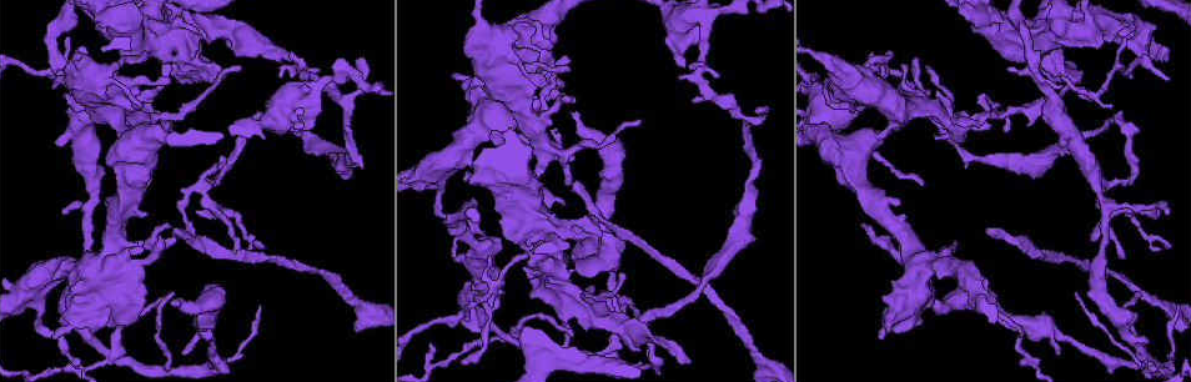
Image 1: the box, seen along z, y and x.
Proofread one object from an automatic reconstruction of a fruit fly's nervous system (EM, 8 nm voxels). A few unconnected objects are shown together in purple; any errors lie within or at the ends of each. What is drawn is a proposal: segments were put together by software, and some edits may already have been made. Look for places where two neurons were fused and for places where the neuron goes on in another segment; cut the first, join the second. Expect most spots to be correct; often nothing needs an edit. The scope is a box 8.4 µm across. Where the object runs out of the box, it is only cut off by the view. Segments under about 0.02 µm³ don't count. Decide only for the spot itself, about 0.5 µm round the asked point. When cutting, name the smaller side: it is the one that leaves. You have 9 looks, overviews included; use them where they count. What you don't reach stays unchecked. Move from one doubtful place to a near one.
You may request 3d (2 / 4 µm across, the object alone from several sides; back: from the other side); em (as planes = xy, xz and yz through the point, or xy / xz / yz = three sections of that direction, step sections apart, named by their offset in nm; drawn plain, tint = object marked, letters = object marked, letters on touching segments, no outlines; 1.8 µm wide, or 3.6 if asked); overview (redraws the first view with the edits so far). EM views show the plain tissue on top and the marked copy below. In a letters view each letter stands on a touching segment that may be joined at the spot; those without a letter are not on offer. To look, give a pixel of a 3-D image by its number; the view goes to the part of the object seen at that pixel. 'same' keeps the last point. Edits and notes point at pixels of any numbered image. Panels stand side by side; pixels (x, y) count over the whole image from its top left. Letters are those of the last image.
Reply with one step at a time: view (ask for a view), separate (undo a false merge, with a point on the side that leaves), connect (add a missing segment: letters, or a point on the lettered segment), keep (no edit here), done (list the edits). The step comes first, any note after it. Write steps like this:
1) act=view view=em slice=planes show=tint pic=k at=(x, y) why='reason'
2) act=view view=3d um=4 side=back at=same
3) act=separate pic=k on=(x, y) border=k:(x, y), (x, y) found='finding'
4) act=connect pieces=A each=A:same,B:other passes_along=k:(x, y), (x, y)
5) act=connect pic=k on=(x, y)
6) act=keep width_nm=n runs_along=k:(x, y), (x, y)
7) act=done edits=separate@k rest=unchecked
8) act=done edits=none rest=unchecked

act=view view=3d um=4 pic=1 at=(570, 111) why='end of a long branch'

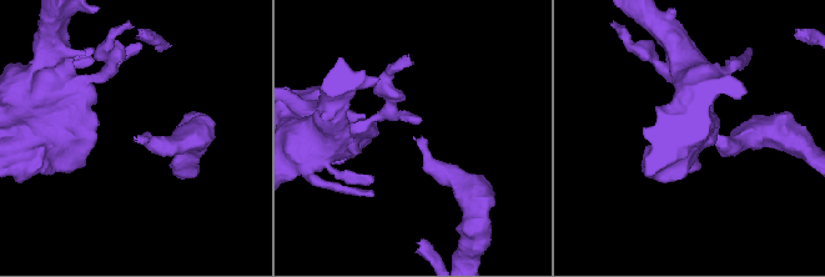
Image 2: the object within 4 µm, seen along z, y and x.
act=view view=em slice=planes show=letters pic=2 at=(414, 137) why='now the EM'

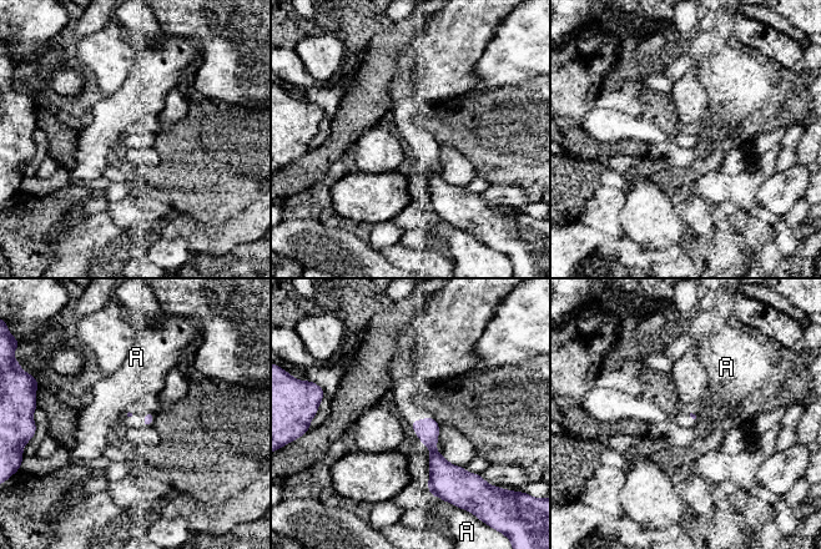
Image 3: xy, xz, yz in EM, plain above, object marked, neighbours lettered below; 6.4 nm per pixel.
act=keep each=A:other runs_along=3:(414, 423), (434, 457), (458, 476) found='no lettered segment goes on from it'

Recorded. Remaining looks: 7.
act=view view=em slice=xz step=16 show=tint pic=1 at=(950, 123) why='sudden change in width'

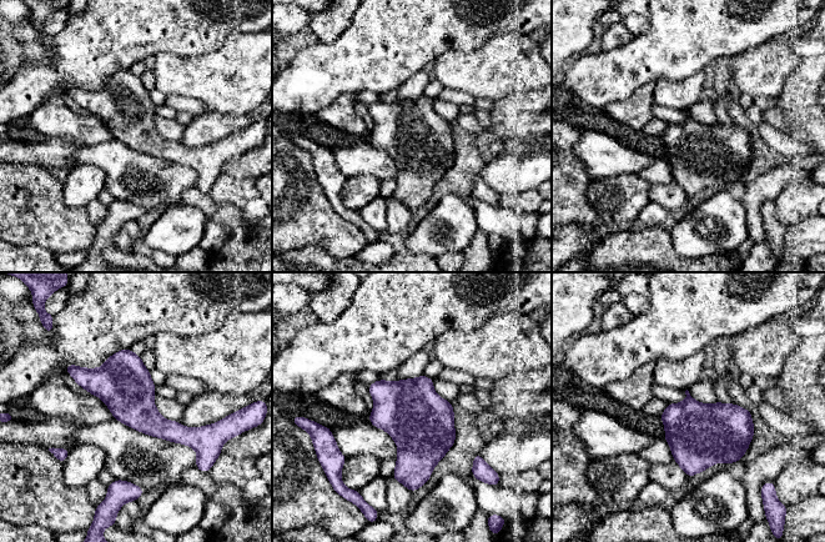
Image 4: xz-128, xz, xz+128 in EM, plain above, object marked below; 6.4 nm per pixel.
act=view view=em slice=planes show=tint at=same why='cut it another way'

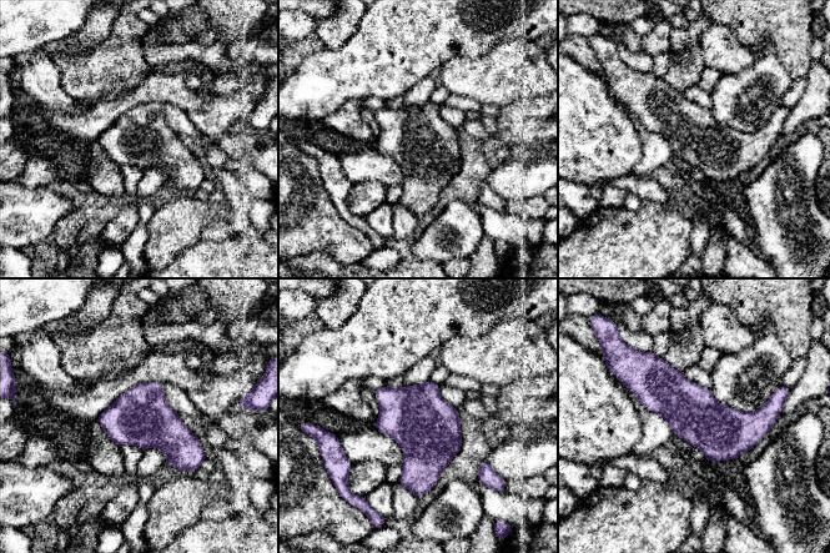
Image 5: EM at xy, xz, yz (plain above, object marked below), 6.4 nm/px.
act=view view=em slice=planes show=letters at=same why='see the neighbours'

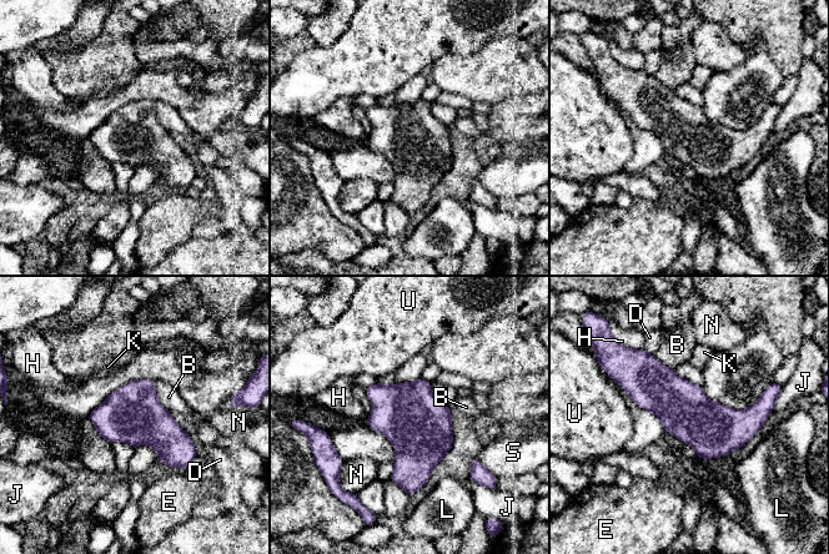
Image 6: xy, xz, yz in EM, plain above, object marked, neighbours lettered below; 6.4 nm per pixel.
act=keep width_nm=340 longest_contact=H:480nm each=B:other,D:other,E:other,H:other,J:other,K:other,L:other,N:other,S:other,U:other found='continuous, no second neuron'

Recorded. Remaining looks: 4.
act=view view=em slice=planes show=letters pic=1 at=(155, 50) why='thick turns thin'

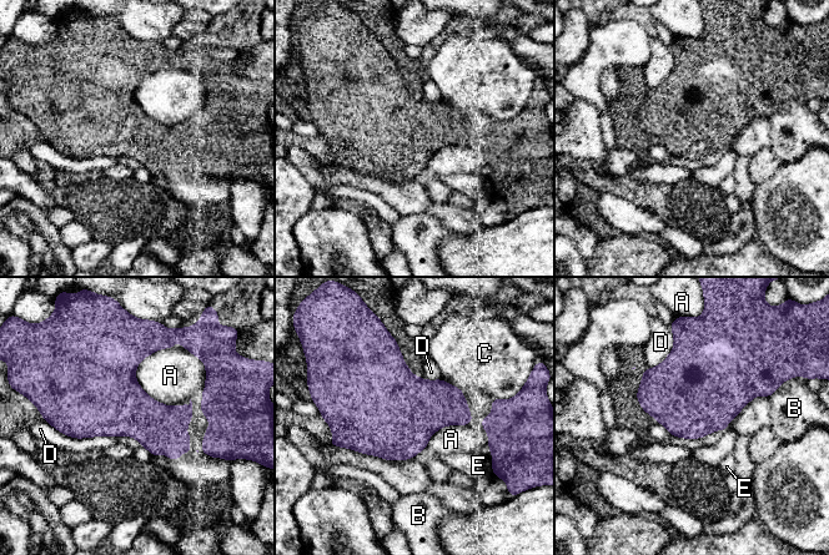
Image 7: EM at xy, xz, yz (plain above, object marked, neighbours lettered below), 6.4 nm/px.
act=keep each=A:other,B:other,C:other,D:other,E:other border=7:(162, 347), (135, 379), (179, 404) found='one neuron here'

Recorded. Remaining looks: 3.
act=view view=em slice=xy step=4 show=tint pic=1 at=(513, 338) why='three-way junction'

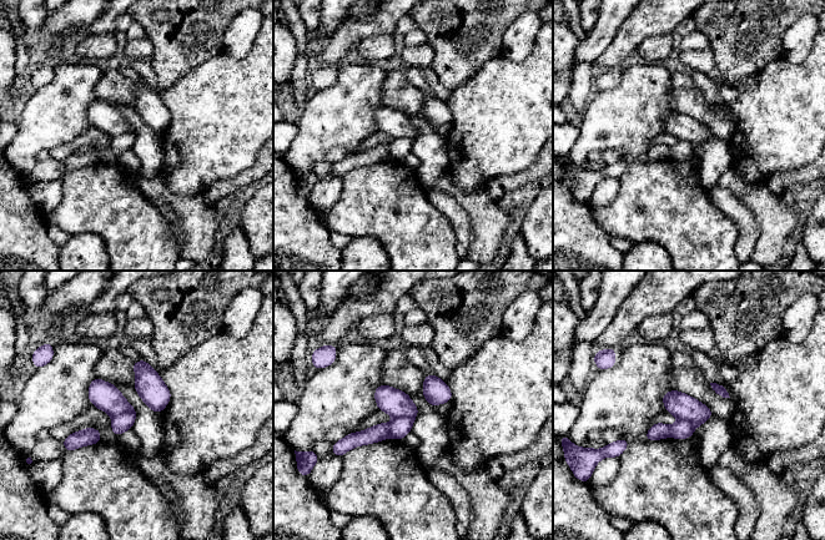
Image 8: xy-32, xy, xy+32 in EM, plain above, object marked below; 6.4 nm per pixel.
act=view view=em slice=planes show=letters at=same why='another direction'

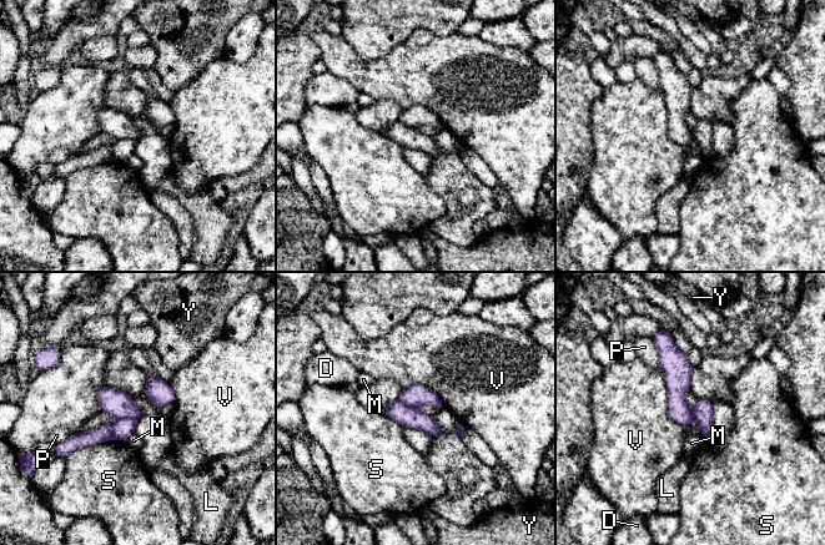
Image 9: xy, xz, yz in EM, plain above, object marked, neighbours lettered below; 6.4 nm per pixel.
act=separate pic=9 on=(116, 403) each=D:other,L:other,M:other,P:other,S:other,V:other,Y:other border=9:(117, 418), (134, 418), (136, 420) found='a second neuron is stuck on'

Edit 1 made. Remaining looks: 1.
act=done edits=separate@9 rest=unchecked

